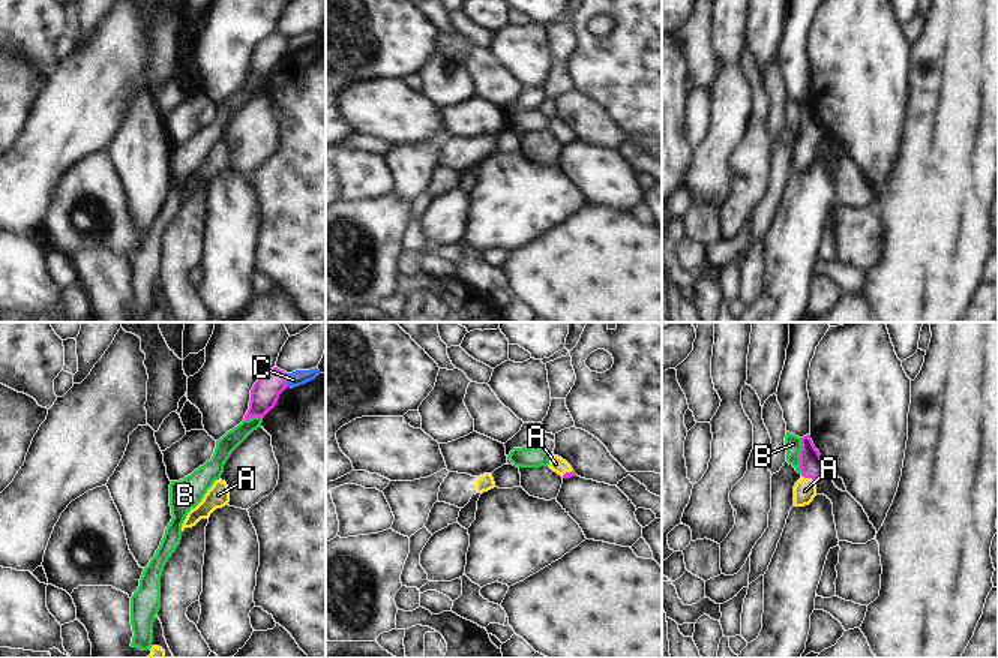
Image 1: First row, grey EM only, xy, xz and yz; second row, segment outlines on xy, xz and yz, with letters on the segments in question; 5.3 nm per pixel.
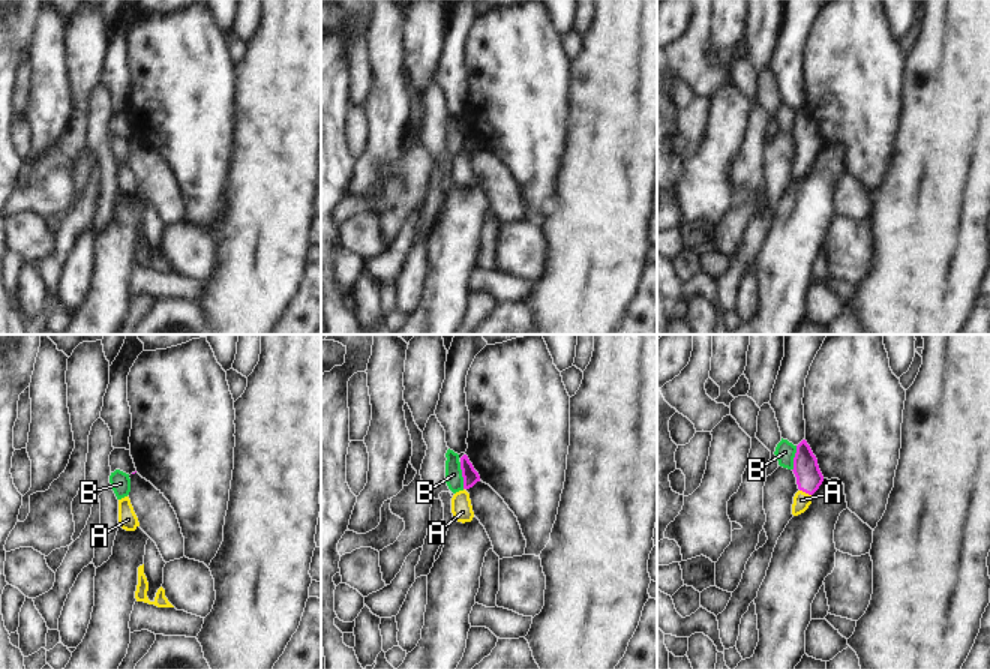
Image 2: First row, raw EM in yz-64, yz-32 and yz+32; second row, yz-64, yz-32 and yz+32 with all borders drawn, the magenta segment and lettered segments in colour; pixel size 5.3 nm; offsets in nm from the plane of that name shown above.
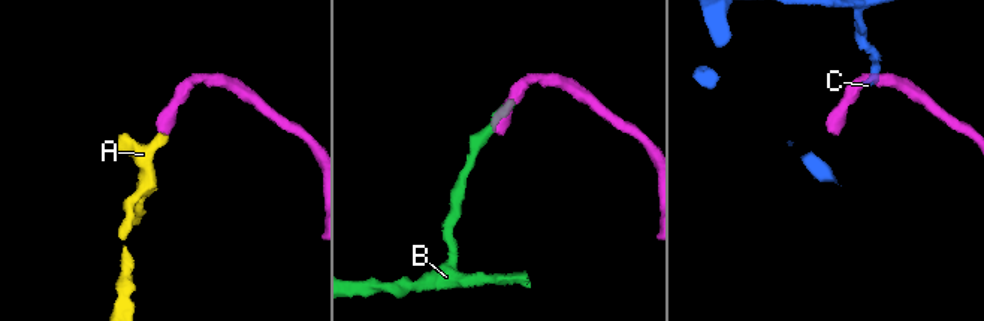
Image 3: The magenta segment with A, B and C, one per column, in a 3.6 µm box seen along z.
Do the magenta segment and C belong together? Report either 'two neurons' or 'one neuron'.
two neurons

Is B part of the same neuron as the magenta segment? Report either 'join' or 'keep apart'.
keep apart

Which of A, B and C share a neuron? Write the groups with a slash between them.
A / B / C

